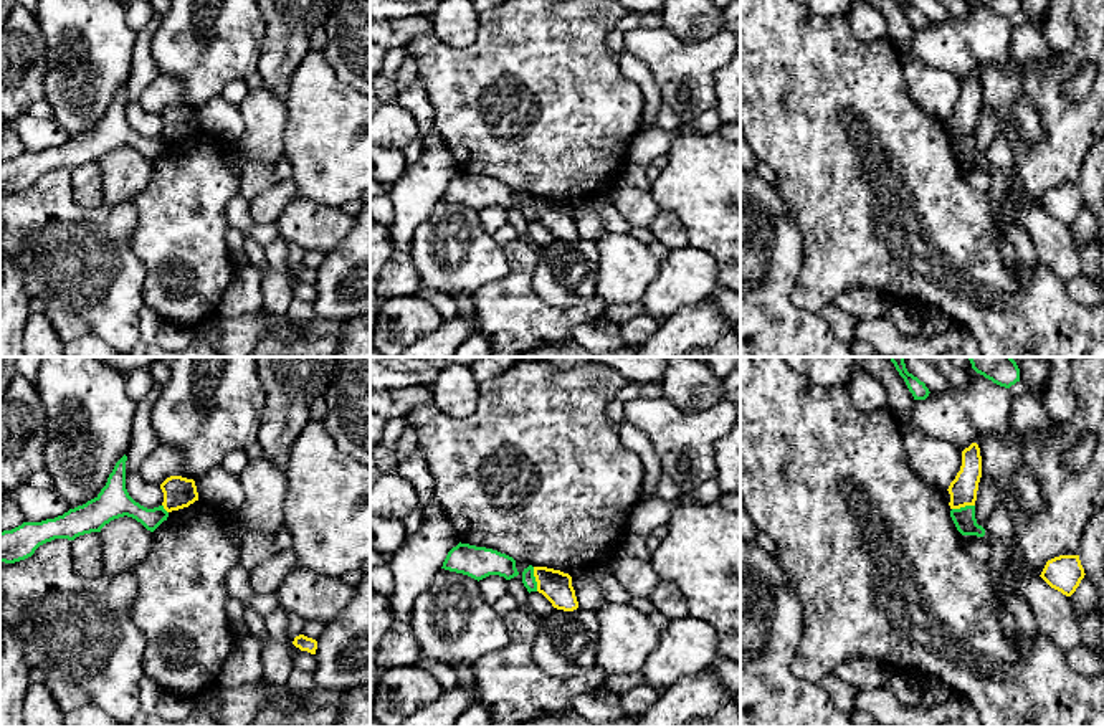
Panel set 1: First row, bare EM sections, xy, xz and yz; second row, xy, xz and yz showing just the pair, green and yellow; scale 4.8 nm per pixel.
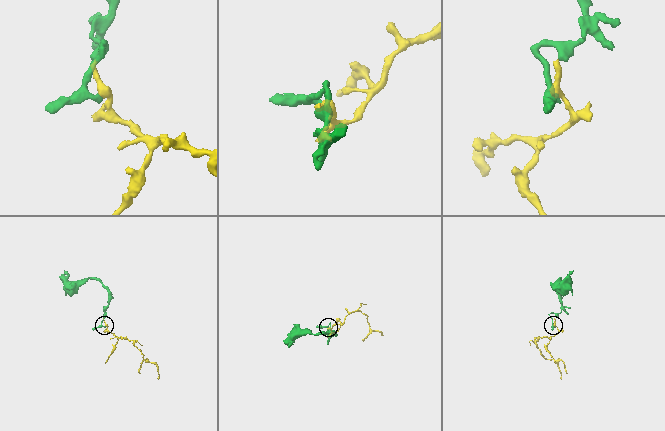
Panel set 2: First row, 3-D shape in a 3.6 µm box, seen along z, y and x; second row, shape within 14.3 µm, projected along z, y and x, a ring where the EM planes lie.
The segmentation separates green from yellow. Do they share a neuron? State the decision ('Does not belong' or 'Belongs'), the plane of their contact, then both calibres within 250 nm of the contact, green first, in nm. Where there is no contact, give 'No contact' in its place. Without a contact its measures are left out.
Does not belong. Touches green in xz. Thickness 70 nm (green) against 150 nm

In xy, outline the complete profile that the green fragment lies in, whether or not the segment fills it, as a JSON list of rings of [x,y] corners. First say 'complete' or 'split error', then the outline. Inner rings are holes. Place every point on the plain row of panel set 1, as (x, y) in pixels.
complete; [[[124,84],[114,96],[101,122],[83,135],[69,139],[63,145],[0,162],[0,192],[15,193],[35,183],[35,180],[55,169],[74,170],[79,165],[101,162],[114,149],[132,147],[154,162],[169,142],[164,135],[147,139],[136,132],[126,119]]]

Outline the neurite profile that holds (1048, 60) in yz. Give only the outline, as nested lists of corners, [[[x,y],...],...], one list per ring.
[[[1051,51],[1045,58],[1033,59],[1033,61],[1028,61],[1028,63],[1016,63],[1016,69],[1023,78],[1026,78],[1030,69],[1043,71],[1056,61],[1058,61],[1058,53]]]

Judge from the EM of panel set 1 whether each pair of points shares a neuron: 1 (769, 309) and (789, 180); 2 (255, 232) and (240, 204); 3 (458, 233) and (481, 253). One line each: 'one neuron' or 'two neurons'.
1: two neurons
2: one neuron
3: one neuron

